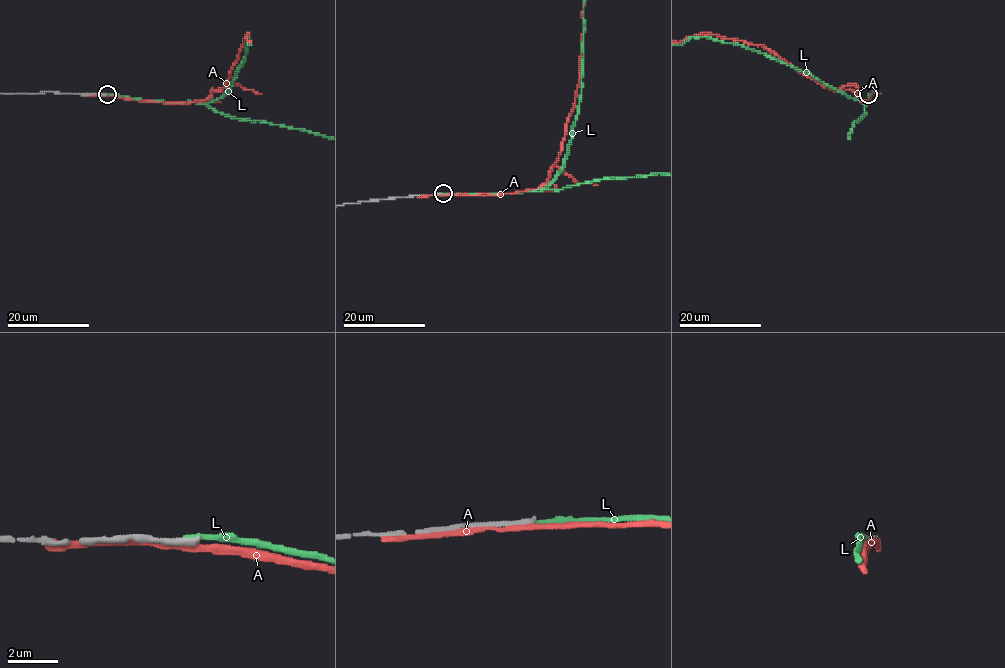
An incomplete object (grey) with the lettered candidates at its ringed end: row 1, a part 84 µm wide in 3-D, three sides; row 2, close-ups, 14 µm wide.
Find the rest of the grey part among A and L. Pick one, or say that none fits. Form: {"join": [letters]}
{"join": []}

